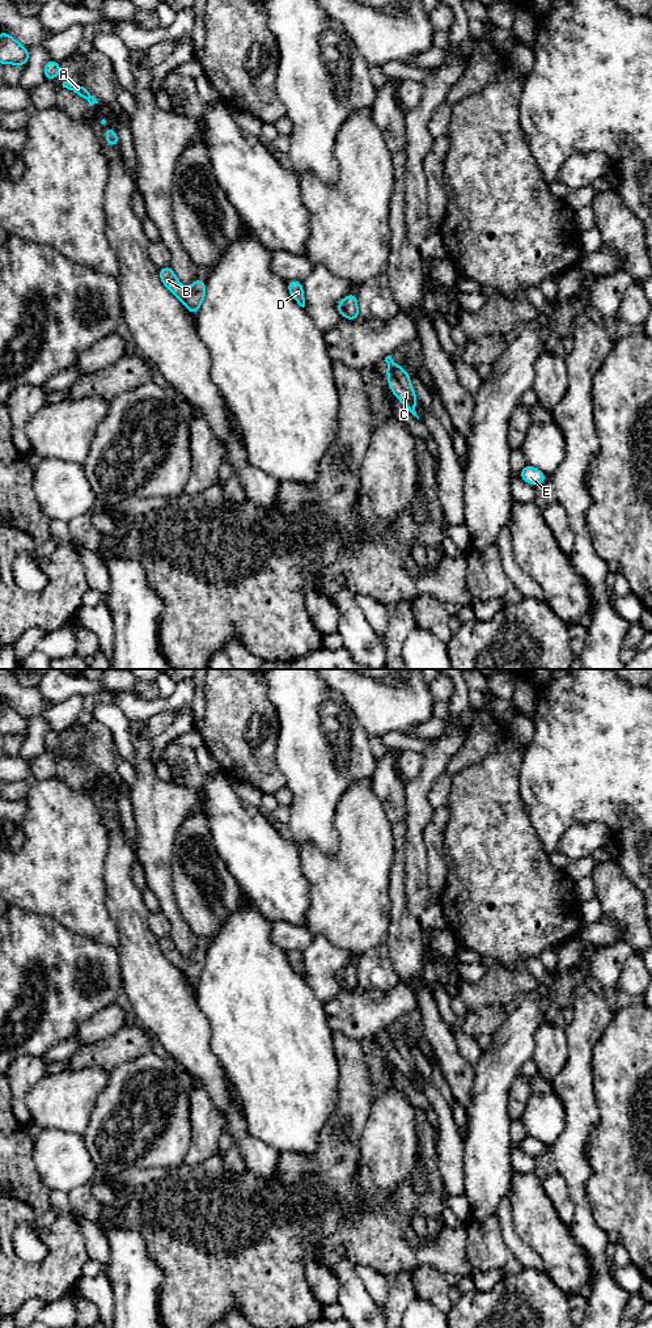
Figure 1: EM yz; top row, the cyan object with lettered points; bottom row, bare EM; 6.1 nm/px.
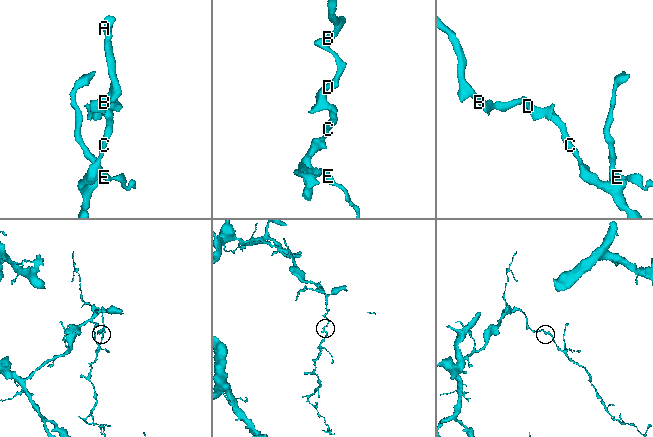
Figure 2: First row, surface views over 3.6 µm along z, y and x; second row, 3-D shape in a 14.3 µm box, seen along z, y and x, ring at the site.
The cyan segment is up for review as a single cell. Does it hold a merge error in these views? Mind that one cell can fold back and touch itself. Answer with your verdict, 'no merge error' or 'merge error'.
no merge error

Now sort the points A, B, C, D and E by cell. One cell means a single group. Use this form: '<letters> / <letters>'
A B C D E

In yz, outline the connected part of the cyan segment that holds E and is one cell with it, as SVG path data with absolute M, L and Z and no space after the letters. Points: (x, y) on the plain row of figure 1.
M525 1135L525 1138L518 1143L518 1146L529 1155L538 1155L549 1150L550 1147L545 1146L542 1142L535 1139L532 1135Z

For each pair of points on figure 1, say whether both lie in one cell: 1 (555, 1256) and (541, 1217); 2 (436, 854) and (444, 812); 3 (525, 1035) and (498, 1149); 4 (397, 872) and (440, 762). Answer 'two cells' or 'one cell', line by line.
1: one cell
2: one cell
3: one cell
4: two cells

